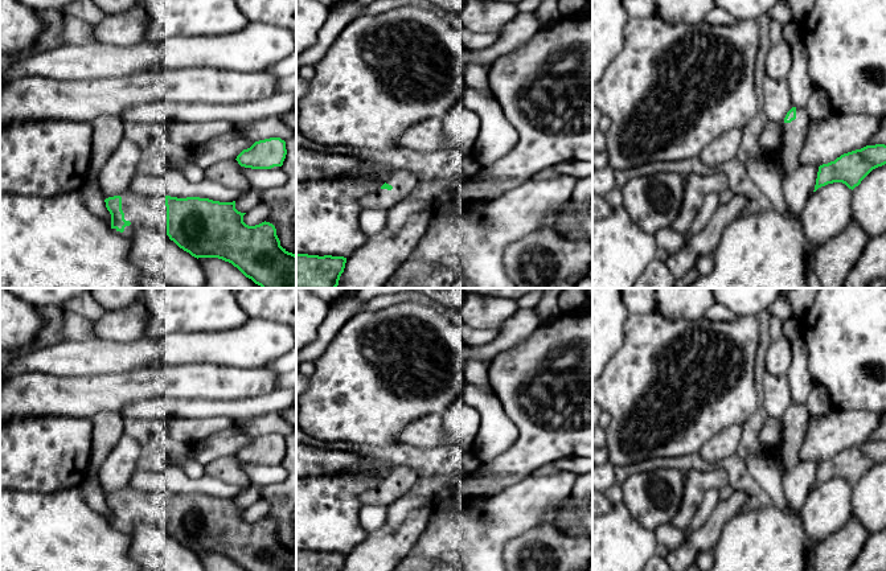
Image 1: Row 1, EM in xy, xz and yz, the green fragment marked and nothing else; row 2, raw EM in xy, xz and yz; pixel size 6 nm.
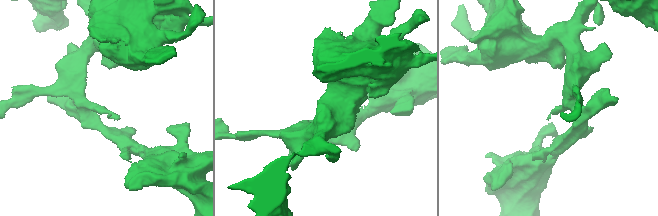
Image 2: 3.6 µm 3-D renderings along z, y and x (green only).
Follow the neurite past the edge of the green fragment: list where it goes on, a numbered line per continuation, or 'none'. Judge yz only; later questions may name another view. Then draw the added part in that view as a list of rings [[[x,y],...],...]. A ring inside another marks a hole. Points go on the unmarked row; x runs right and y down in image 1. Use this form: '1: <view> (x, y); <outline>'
1: yz (794, 430); [[[796,404],[796,415],[785,419],[779,418],[782,423],[780,448],[775,453],[775,461],[784,472],[799,461],[799,453],[805,438],[805,430],[809,426],[811,414],[805,404]]]

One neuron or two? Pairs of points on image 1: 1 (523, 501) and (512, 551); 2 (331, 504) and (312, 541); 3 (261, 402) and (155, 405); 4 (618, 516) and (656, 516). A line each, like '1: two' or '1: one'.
1: two
2: one
3: one
4: two

